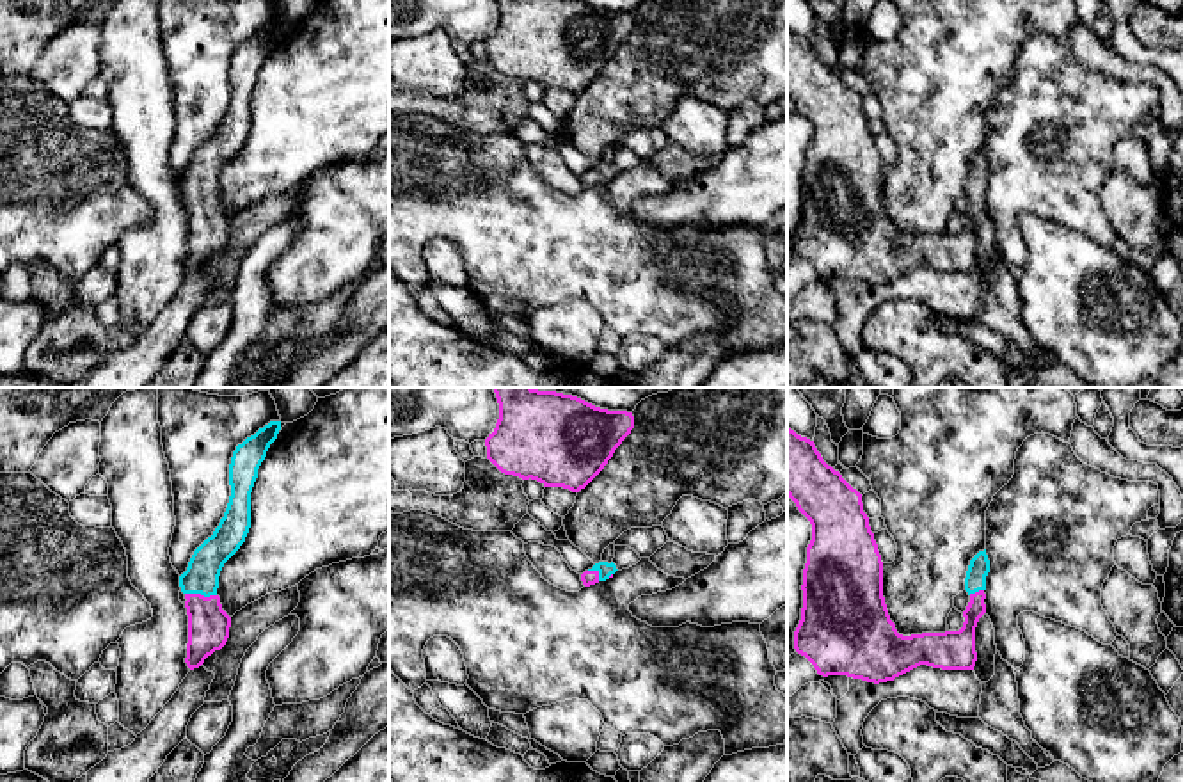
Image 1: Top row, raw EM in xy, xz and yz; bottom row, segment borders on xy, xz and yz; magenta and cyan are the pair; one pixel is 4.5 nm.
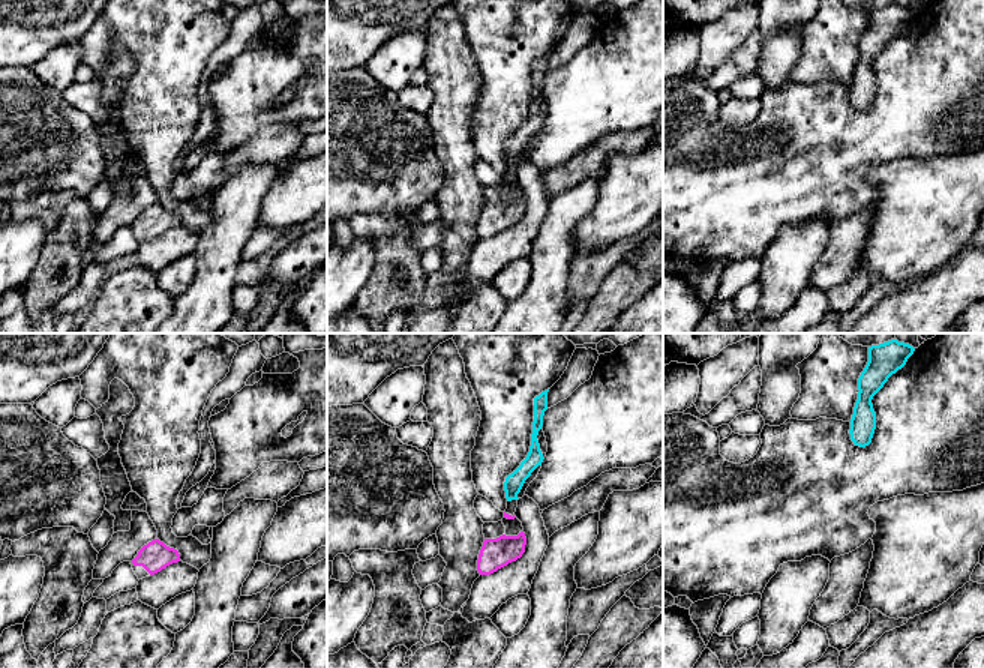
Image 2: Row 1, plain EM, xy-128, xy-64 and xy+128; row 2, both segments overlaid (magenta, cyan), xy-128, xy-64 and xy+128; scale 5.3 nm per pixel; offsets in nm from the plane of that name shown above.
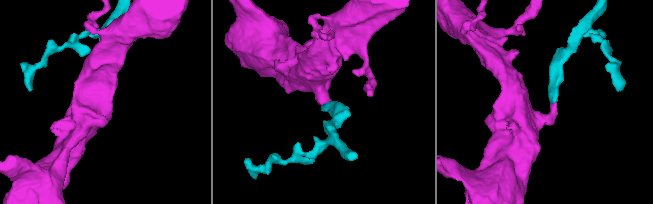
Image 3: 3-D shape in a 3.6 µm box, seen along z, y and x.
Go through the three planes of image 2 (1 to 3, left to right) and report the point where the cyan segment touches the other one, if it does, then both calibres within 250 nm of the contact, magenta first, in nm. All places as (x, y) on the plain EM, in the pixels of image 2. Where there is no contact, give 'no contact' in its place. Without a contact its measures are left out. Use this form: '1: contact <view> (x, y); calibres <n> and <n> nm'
1: no contact
2: no contact
3: no contact

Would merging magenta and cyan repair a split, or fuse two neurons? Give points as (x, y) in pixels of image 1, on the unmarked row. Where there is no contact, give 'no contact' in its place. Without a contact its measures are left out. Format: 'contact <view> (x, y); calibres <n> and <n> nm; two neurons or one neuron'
contact xy (199, 196); calibres 190 and 160 nm; one neuron

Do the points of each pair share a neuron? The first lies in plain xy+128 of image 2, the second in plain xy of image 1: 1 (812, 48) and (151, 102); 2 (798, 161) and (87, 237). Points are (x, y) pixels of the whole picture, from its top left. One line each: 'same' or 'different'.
1: different
2: same

